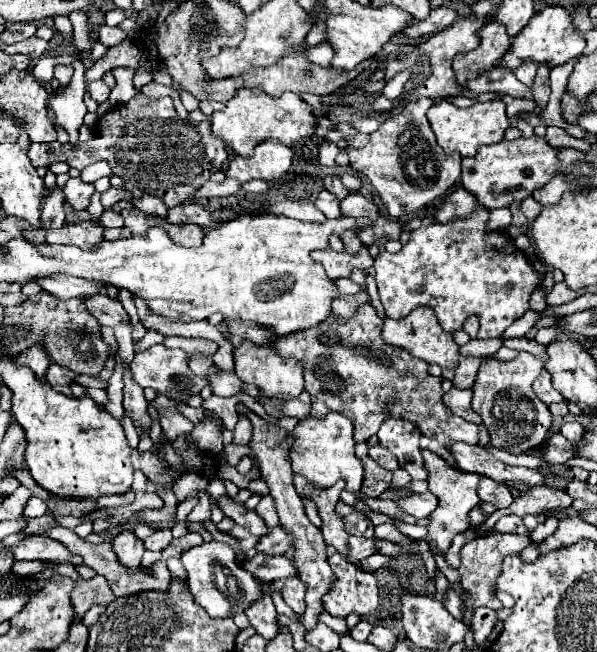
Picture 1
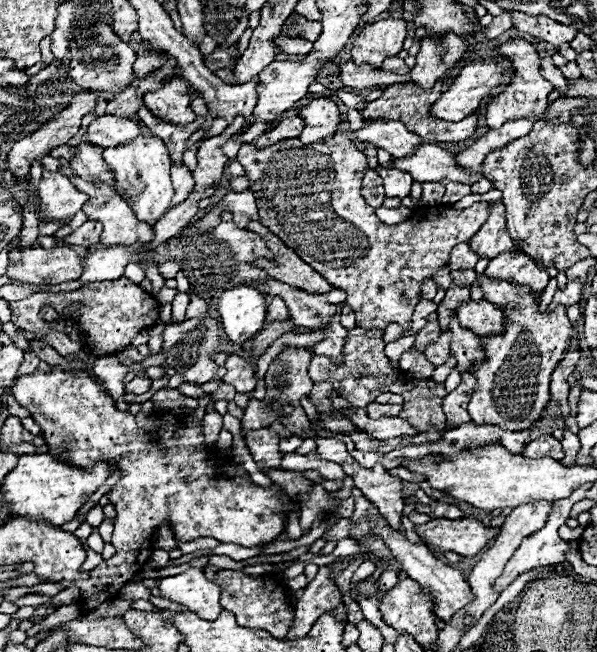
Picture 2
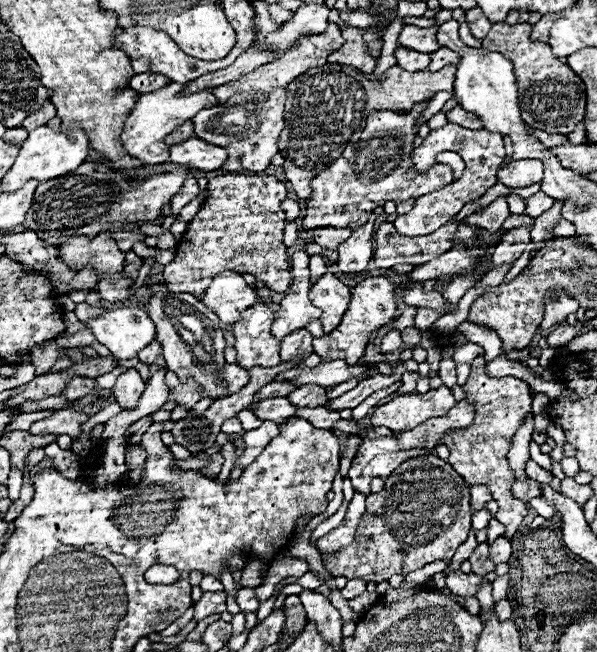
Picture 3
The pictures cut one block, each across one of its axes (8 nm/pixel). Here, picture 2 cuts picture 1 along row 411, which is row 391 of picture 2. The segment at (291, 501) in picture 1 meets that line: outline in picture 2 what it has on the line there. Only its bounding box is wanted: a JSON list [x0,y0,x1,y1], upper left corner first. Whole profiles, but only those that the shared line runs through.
[222,354,256,392]

